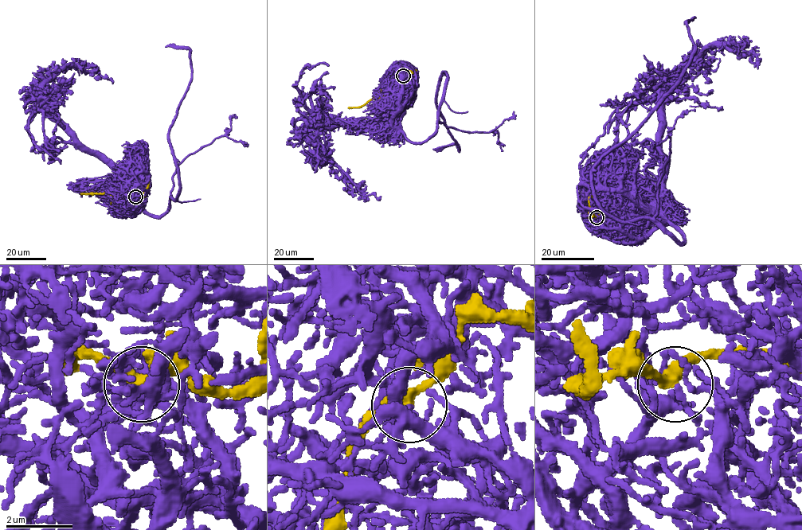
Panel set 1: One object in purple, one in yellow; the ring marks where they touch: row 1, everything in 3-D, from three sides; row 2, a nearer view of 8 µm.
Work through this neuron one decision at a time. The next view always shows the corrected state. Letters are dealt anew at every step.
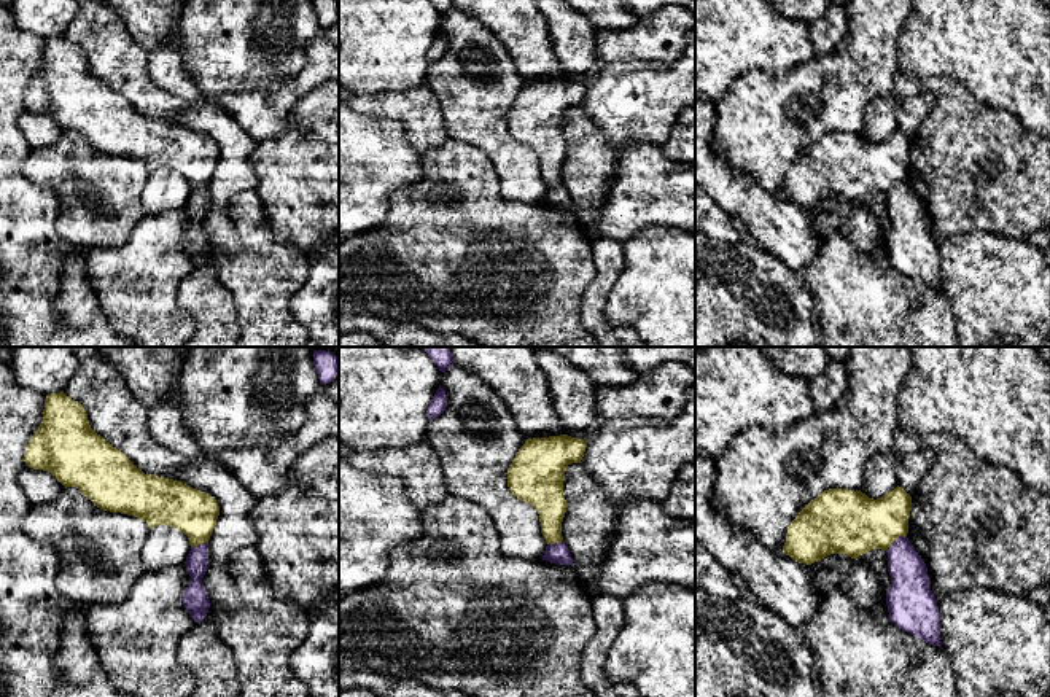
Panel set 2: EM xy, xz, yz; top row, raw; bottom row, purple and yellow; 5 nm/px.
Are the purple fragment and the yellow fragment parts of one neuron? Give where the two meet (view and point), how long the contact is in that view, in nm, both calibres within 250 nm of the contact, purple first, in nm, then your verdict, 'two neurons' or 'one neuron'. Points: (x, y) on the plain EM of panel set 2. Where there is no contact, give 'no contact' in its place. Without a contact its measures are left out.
contact yz (894, 185); length 130 nm; calibres 200 and 320 nm; two neurons

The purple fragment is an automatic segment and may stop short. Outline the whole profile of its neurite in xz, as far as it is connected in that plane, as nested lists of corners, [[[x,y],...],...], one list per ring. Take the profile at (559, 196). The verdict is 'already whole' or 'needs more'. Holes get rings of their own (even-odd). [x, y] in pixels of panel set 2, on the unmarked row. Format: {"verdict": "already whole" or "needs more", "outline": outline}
{"verdict": "already whole", "outline": [[[563,185],[555,188],[547,188],[542,204],[560,208],[573,208],[570,193]]]}

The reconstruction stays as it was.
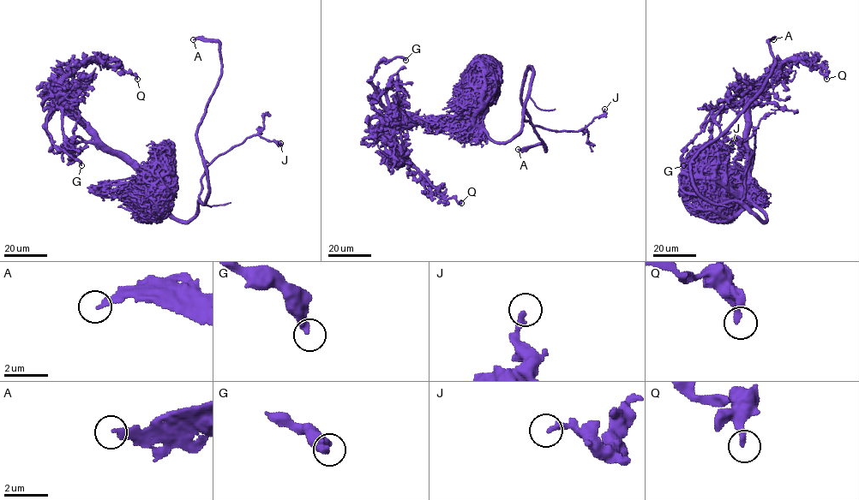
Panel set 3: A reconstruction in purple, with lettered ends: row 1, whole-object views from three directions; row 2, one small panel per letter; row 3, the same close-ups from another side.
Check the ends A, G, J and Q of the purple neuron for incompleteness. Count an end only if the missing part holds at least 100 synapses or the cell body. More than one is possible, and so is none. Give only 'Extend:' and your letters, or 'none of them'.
Extend: A

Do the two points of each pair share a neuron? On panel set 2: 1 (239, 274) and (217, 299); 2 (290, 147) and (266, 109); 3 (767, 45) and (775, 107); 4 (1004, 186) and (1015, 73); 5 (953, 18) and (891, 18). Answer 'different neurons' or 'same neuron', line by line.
1: different neurons
2: different neurons
3: different neurons
4: different neurons
5: different neurons

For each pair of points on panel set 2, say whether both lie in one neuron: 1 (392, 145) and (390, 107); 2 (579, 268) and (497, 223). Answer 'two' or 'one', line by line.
1: two
2: one

